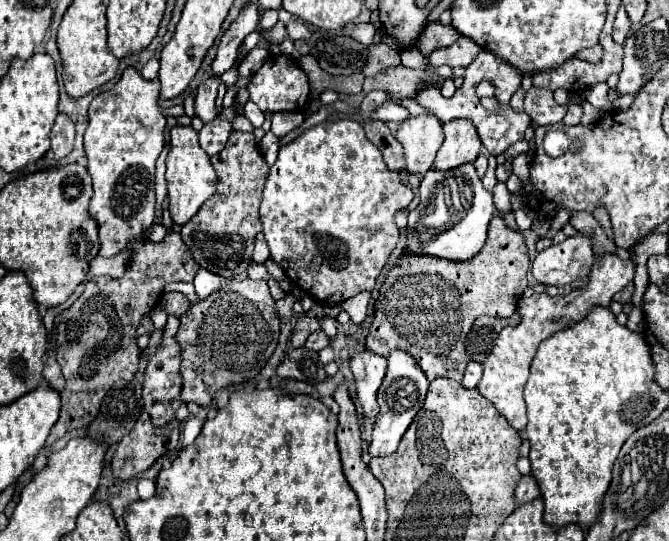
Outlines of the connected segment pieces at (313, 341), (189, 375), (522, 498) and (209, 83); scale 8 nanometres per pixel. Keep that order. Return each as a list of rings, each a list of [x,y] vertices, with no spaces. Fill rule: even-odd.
[[[318,329],[318,331],[310,333],[310,337],[306,339],[306,347],[308,347],[308,349],[314,349],[314,351],[324,349],[326,345],[330,345],[330,339],[326,337],[326,333],[324,333],[322,329]]]
[[[232,281],[232,285],[226,285],[212,293],[210,297],[198,301],[192,305],[182,317],[180,317],[180,331],[178,331],[178,343],[182,347],[182,401],[184,403],[198,403],[202,407],[208,407],[212,403],[212,397],[218,389],[224,389],[228,385],[244,383],[252,377],[256,377],[270,355],[276,349],[280,335],[280,319],[276,315],[274,299],[270,297],[266,281]]]
[[[532,475],[522,477],[520,483],[518,483],[518,487],[514,489],[514,501],[516,501],[516,505],[530,503],[530,501],[536,499],[536,497],[540,497],[540,489],[538,489],[534,477],[532,477]]]
[[[210,75],[208,79],[204,79],[200,83],[200,87],[198,87],[198,93],[196,93],[196,115],[204,123],[208,123],[208,121],[218,117],[218,111],[216,111],[218,87],[220,87],[220,77],[216,77],[216,75]]]

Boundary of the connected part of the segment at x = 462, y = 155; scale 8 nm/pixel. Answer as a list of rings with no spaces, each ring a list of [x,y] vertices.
[[[466,119],[448,121],[444,123],[444,135],[446,141],[440,147],[432,169],[448,171],[458,165],[472,163],[482,151],[482,143],[480,137],[476,135],[476,129],[472,127],[472,121]]]

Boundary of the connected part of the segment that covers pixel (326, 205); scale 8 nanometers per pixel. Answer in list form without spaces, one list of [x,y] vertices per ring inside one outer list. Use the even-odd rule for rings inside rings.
[[[338,119],[338,121],[324,121],[324,123],[318,123],[310,129],[306,129],[304,133],[300,133],[292,143],[280,147],[278,151],[278,159],[276,163],[270,167],[270,175],[266,179],[266,185],[264,185],[264,199],[262,199],[262,205],[260,205],[260,221],[262,221],[262,233],[270,245],[270,259],[274,263],[278,263],[286,277],[298,287],[302,289],[304,293],[308,293],[312,299],[316,299],[318,303],[324,303],[324,305],[338,305],[358,293],[364,293],[364,291],[372,291],[374,289],[374,281],[378,277],[378,273],[382,271],[388,255],[392,253],[392,249],[396,247],[398,243],[398,227],[394,223],[394,213],[402,207],[408,207],[414,199],[414,193],[410,187],[406,187],[398,173],[394,171],[388,171],[384,159],[382,159],[382,153],[378,151],[378,147],[374,143],[370,143],[364,135],[364,129],[358,121],[354,119]]]

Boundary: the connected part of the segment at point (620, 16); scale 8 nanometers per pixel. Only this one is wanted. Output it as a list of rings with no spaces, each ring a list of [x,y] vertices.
[[[620,5],[618,13],[616,13],[616,21],[614,21],[614,33],[612,33],[612,37],[614,37],[616,43],[624,45],[624,41],[626,41],[626,37],[628,37],[628,33],[630,33],[630,25],[632,25],[632,23],[630,23],[626,11],[624,11],[624,7]]]

